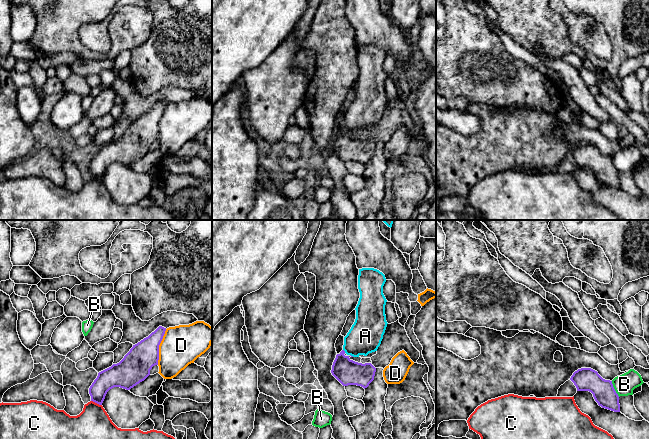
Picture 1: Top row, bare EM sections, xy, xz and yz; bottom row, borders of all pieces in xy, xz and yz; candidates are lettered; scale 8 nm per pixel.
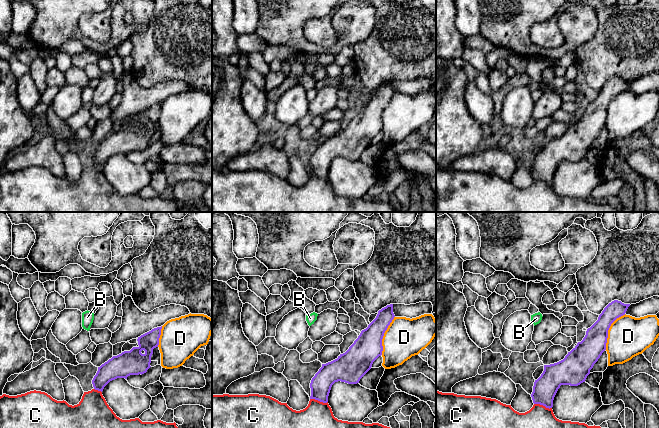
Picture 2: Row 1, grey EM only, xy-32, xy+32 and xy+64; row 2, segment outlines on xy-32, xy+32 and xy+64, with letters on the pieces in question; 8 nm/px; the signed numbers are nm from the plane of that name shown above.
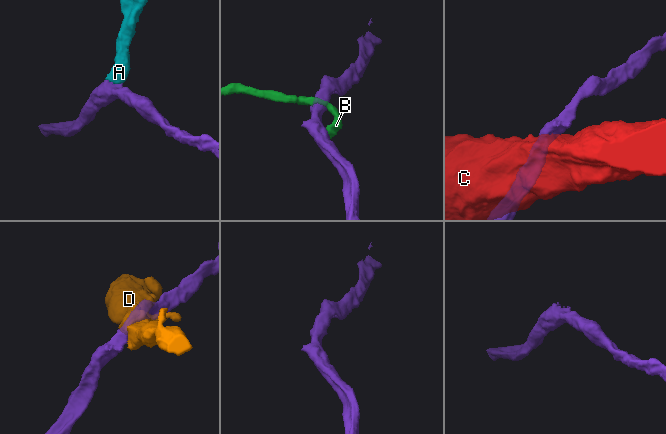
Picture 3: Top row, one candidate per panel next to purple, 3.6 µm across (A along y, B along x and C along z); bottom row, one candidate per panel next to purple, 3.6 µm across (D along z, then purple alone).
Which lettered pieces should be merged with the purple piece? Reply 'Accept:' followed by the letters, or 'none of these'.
Accept: A

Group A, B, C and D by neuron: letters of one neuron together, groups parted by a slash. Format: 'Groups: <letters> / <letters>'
Groups: A / B / C / D

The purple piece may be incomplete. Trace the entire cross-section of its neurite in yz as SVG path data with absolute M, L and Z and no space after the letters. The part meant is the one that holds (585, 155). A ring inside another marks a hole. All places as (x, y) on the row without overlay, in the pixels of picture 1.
M581 144L573 149L570 156L577 167L589 167L602 184L620 188L619 172L612 157L603 155L597 147L591 144Z

